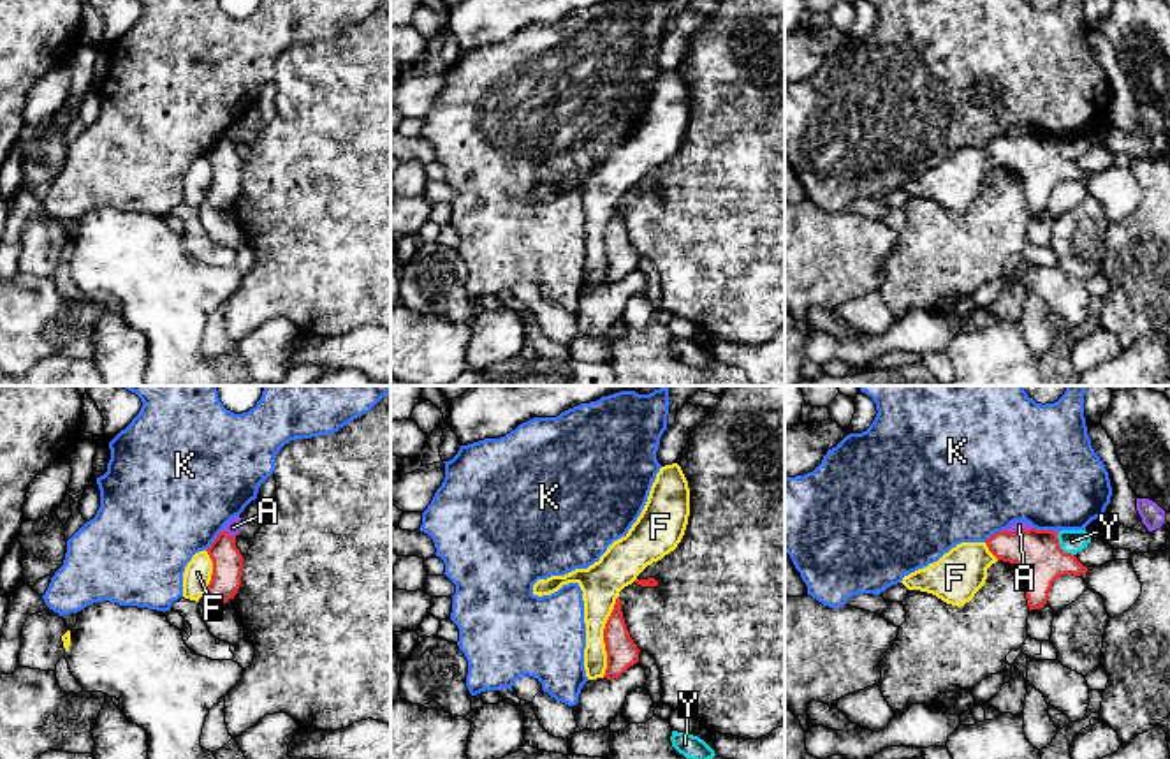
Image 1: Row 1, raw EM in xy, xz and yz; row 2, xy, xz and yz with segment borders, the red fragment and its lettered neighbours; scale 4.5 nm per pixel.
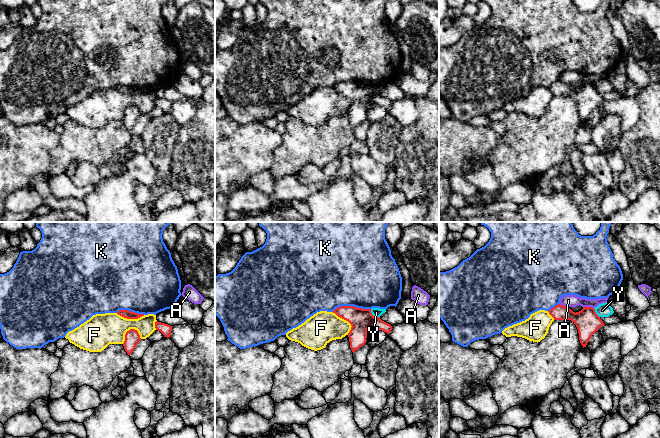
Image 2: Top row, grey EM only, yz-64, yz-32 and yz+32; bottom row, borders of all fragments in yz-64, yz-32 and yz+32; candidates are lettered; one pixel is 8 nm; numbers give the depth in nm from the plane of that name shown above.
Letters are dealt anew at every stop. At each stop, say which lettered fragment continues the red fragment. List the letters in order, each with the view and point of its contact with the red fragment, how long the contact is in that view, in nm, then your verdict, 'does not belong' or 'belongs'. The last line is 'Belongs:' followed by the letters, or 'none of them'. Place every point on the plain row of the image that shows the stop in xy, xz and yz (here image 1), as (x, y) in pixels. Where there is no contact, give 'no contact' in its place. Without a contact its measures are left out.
A: contact yz (1019, 138); length 120 nm; does not belong
F: contact xz (604, 242); length 380 nm; does not belong
K: contact yz (994, 140); length 120 nm; does not belong
Y: contact yz (1060, 154); length 130 nm; does not belong
Belongs: none of them

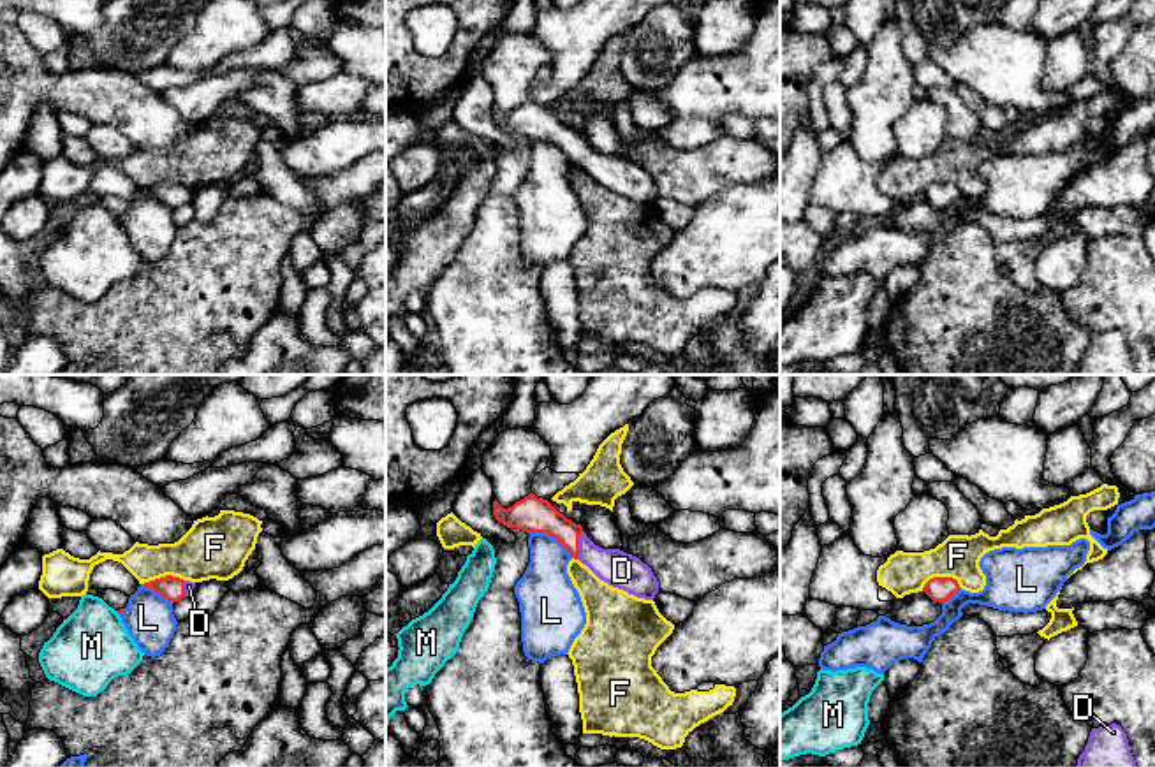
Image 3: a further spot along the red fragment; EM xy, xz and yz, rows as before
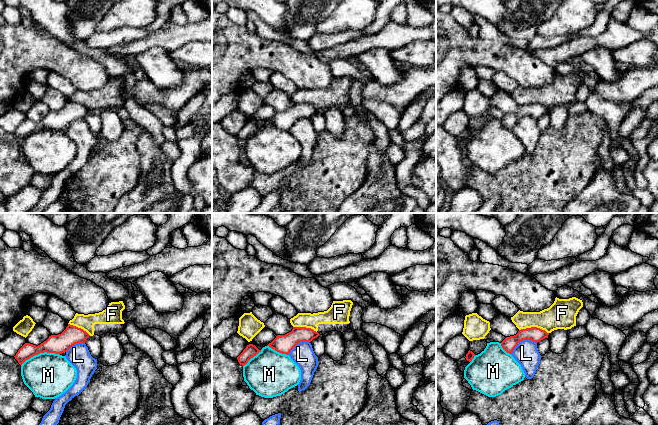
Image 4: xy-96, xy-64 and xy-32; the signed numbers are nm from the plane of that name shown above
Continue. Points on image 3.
D: contact xz (578, 152); length 130 nm; belongs
F: contact yz (941, 183); length 190 nm; does not belong
L: contact xz (551, 141); length 240 nm; does not belong
M: no contact; does not belong
Belongs: D

